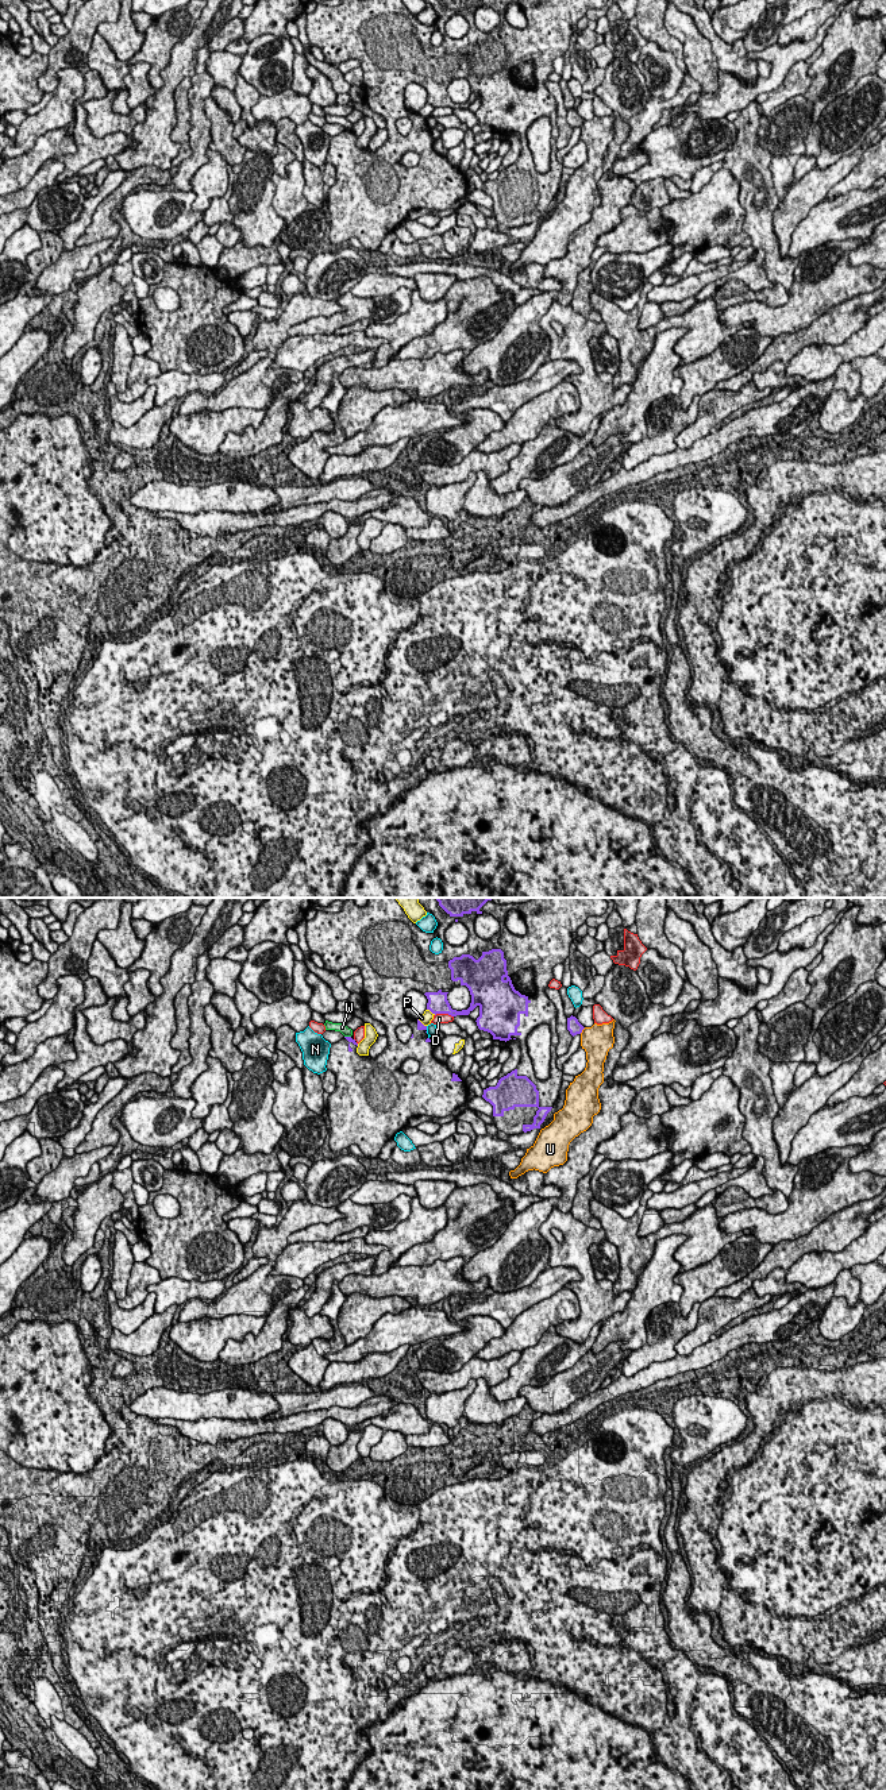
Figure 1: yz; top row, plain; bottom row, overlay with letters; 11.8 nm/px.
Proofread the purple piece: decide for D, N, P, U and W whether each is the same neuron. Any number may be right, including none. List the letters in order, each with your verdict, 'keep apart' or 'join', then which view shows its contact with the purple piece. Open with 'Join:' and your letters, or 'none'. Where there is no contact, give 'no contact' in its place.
Join: none
D: keep apart; meets purple in yz
N: keep apart; meets purple in yz
P: keep apart; meets purple in yz
U: keep apart; meets purple in yz
W: keep apart; meets purple in yz

